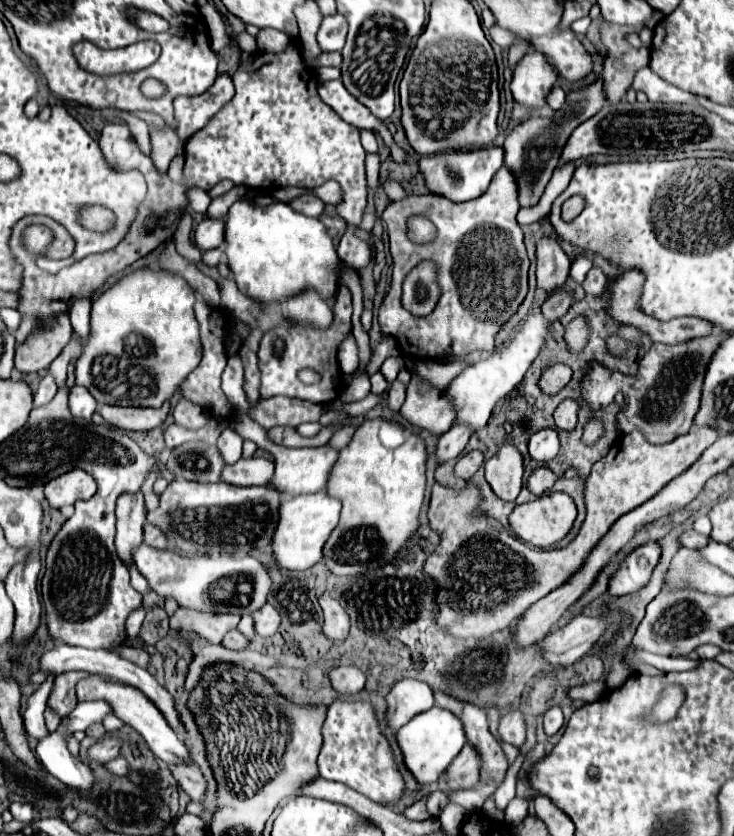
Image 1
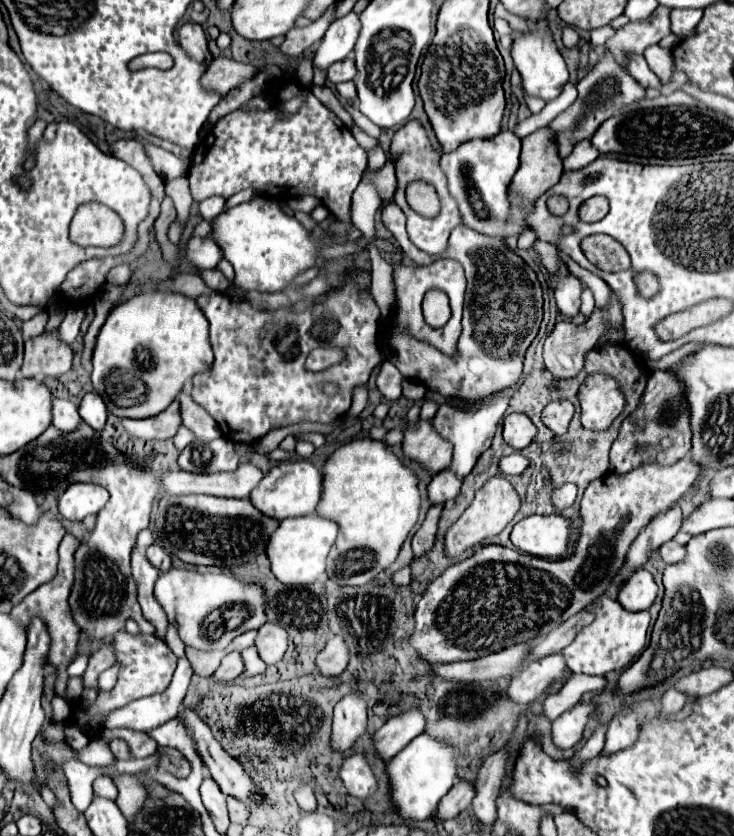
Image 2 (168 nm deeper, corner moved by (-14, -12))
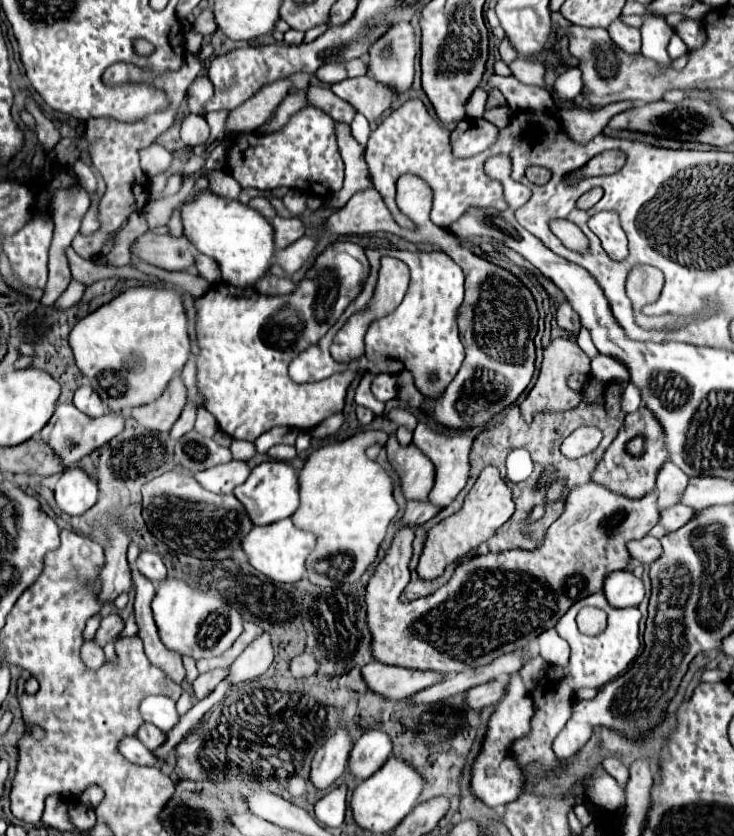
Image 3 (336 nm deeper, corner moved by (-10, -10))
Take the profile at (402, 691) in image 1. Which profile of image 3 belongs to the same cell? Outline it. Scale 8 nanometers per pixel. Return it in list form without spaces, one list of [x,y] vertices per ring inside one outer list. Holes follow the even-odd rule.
[[[368,730],[360,736],[350,752],[350,772],[356,780],[370,778],[392,754],[392,742],[384,730]]]

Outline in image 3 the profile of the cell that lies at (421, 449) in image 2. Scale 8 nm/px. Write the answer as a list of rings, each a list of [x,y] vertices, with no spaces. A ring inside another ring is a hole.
[[[390,434],[386,442],[388,450],[388,460],[392,468],[398,472],[402,480],[402,490],[408,500],[426,500],[432,484],[434,484],[434,466],[432,460],[422,452],[416,450],[416,444],[402,446],[396,440],[396,434]]]

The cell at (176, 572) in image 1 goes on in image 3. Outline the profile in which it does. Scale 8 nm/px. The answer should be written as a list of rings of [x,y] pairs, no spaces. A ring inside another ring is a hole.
[[[166,578],[158,582],[156,596],[152,600],[152,612],[164,646],[182,656],[192,656],[194,660],[220,656],[242,634],[244,624],[240,612],[232,610],[228,602],[224,602],[224,598],[212,596],[210,592],[190,586],[188,582],[178,578]]]

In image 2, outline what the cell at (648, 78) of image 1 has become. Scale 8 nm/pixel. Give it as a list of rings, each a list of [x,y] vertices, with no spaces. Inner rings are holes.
[[[628,54],[626,56],[626,70],[632,74],[642,86],[646,88],[660,88],[660,80],[654,76],[654,72],[648,68],[644,56],[638,54]]]

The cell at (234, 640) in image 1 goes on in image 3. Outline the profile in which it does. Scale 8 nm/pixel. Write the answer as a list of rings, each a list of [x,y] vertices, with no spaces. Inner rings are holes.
[[[216,668],[216,670],[210,670],[210,672],[206,672],[206,674],[200,674],[198,680],[196,680],[196,686],[194,686],[196,698],[198,698],[198,700],[206,698],[206,696],[216,688],[216,684],[226,678],[226,674],[228,674],[226,668]]]

